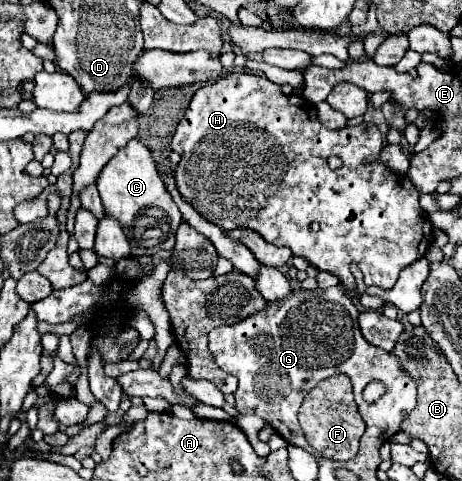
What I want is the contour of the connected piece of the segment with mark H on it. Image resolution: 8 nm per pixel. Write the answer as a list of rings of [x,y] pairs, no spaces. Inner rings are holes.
[[[229,73],[219,81],[207,83],[201,89],[197,89],[197,93],[193,95],[189,109],[185,111],[183,119],[177,125],[177,131],[171,139],[171,149],[181,153],[181,161],[173,173],[175,183],[179,193],[183,195],[183,199],[209,223],[215,223],[217,227],[221,227],[223,231],[229,229],[239,229],[239,227],[247,227],[257,231],[261,237],[267,239],[267,243],[273,245],[283,245],[289,247],[293,251],[293,255],[299,255],[303,259],[307,259],[313,267],[317,267],[319,271],[329,271],[333,275],[339,277],[339,281],[347,287],[347,289],[355,289],[355,277],[351,273],[351,263],[355,263],[361,273],[363,273],[363,281],[365,285],[377,285],[381,289],[391,289],[399,277],[399,271],[405,269],[407,265],[411,265],[413,261],[417,261],[419,257],[423,257],[429,249],[429,245],[433,243],[433,231],[431,231],[431,223],[427,221],[427,215],[423,213],[423,209],[419,207],[419,191],[415,189],[415,185],[411,185],[407,175],[395,175],[391,169],[387,173],[387,167],[379,161],[367,163],[367,157],[377,155],[379,149],[383,147],[383,139],[379,129],[373,123],[361,123],[355,127],[343,127],[343,129],[327,129],[319,119],[317,119],[317,109],[315,105],[311,105],[303,95],[299,93],[291,93],[291,95],[283,95],[281,87],[271,83],[267,77],[263,75],[251,75],[251,73]],[[331,155],[337,155],[339,159],[343,159],[343,167],[341,169],[329,169],[327,159]],[[317,221],[321,225],[321,229],[317,233],[311,233],[309,225]]]

